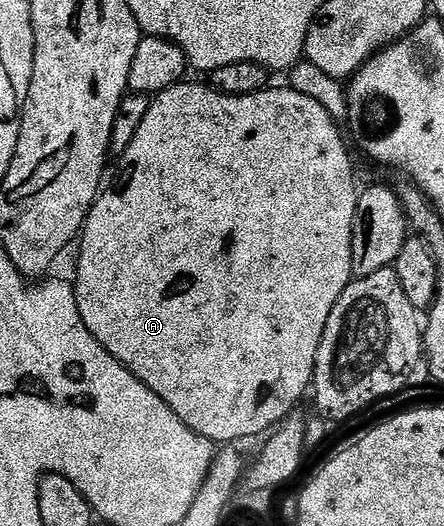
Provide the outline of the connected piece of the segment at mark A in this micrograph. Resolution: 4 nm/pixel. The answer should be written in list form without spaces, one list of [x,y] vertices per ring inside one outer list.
[[[188,82],[175,83],[170,89],[161,91],[159,95],[152,99],[146,118],[142,121],[138,133],[134,133],[134,141],[130,141],[126,153],[119,156],[120,172],[117,173],[116,180],[112,184],[109,182],[106,189],[101,190],[100,194],[96,196],[96,203],[90,209],[90,213],[84,222],[84,230],[78,236],[80,260],[76,263],[74,286],[76,300],[78,301],[78,313],[82,317],[86,329],[90,329],[90,333],[94,333],[97,341],[127,371],[134,373],[134,377],[138,377],[138,381],[142,381],[142,385],[146,385],[151,391],[158,393],[158,397],[162,397],[162,401],[166,401],[166,405],[170,405],[170,409],[174,409],[176,416],[194,433],[206,437],[214,445],[236,445],[239,439],[248,439],[251,435],[262,434],[261,436],[263,436],[265,433],[271,432],[274,427],[284,422],[285,417],[293,414],[299,408],[296,406],[299,405],[300,398],[309,394],[312,386],[312,374],[316,368],[318,345],[322,341],[322,333],[326,333],[326,321],[330,321],[330,313],[334,313],[334,305],[338,305],[338,297],[342,297],[342,293],[354,278],[352,274],[352,222],[354,221],[358,186],[356,187],[356,179],[352,176],[352,159],[348,156],[349,144],[346,139],[346,144],[344,144],[344,139],[340,136],[340,131],[336,128],[331,113],[314,96],[307,95],[304,91],[291,91],[288,87],[272,85],[258,93],[250,93],[242,97],[230,97],[218,93],[207,82]]]

